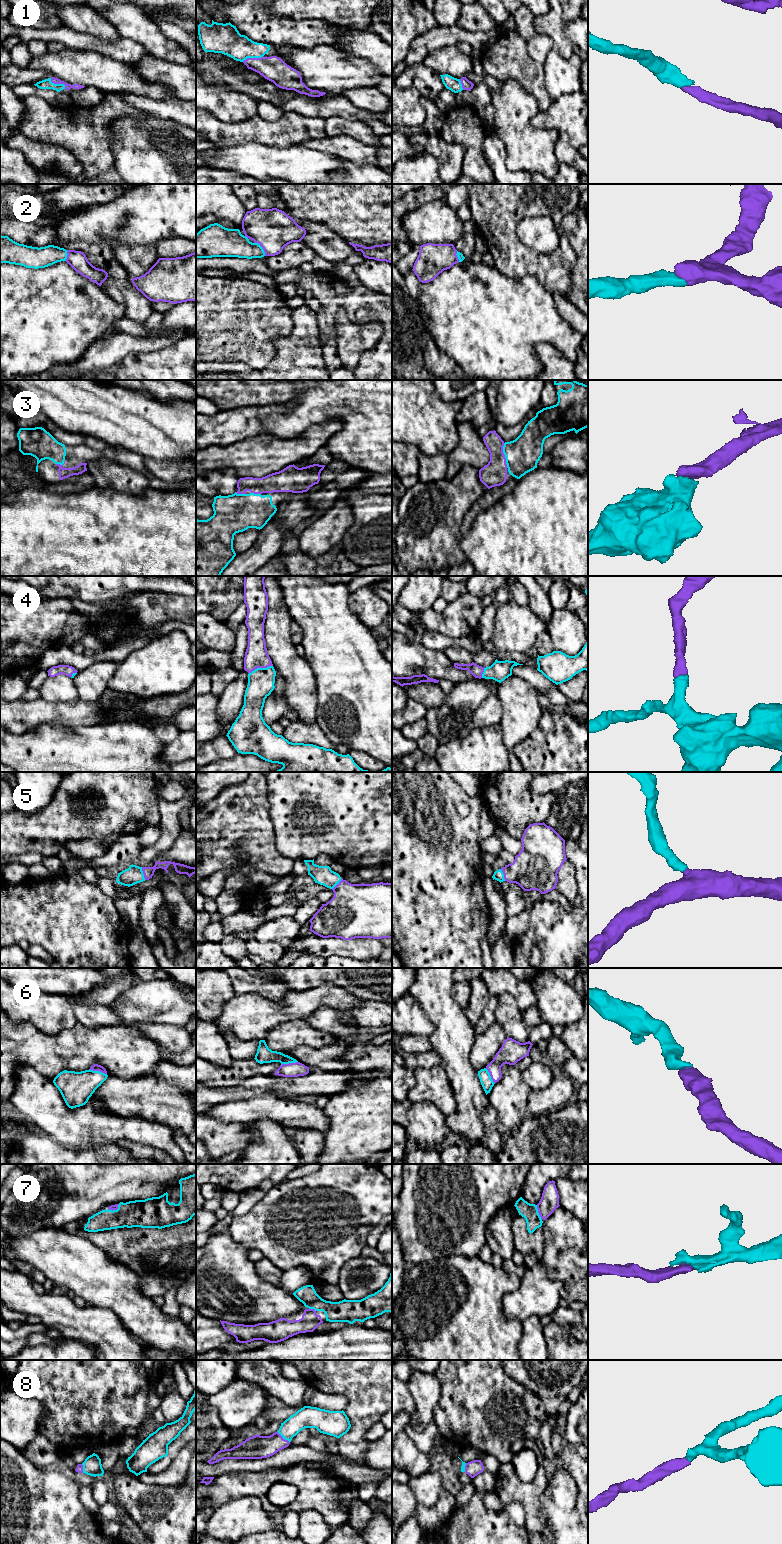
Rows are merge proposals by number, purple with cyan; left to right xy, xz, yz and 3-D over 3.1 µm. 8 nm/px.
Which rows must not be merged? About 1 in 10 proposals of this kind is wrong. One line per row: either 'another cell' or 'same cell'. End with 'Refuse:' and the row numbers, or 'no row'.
1: same cell
2: same cell
3: same cell
4: same cell
5: same cell
6: same cell
7: same cell
8: same cell
Refuse: no row

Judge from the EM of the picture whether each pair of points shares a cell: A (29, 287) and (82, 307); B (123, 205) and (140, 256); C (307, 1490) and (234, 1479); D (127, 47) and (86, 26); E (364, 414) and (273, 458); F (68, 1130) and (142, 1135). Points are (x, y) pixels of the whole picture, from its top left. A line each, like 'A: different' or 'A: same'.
A: same
B: different
C: same
D: different
E: different
F: same

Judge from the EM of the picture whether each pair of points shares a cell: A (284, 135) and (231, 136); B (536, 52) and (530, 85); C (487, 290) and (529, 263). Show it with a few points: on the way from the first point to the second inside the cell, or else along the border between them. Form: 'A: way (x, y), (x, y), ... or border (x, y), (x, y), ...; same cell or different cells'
A: way (271, 133), (244, 133); same cell
B: border (525, 41), (525, 50), (535, 61); different cells
C: border (494, 267), (509, 277), (531, 276); different cells

